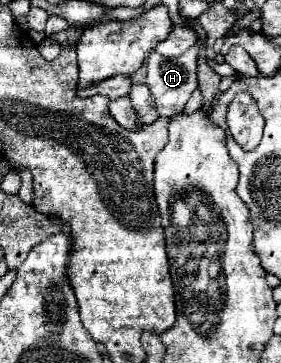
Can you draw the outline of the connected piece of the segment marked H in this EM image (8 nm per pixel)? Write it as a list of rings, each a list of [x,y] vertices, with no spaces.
[[[194,44],[190,50],[186,50],[184,54],[176,56],[176,58],[166,58],[166,56],[154,52],[154,50],[146,58],[146,66],[148,66],[146,84],[148,84],[148,88],[150,88],[152,96],[154,96],[156,110],[158,110],[160,116],[170,118],[176,112],[182,112],[184,106],[186,106],[186,100],[198,88],[198,78],[196,78],[198,52],[200,52],[200,44]]]

